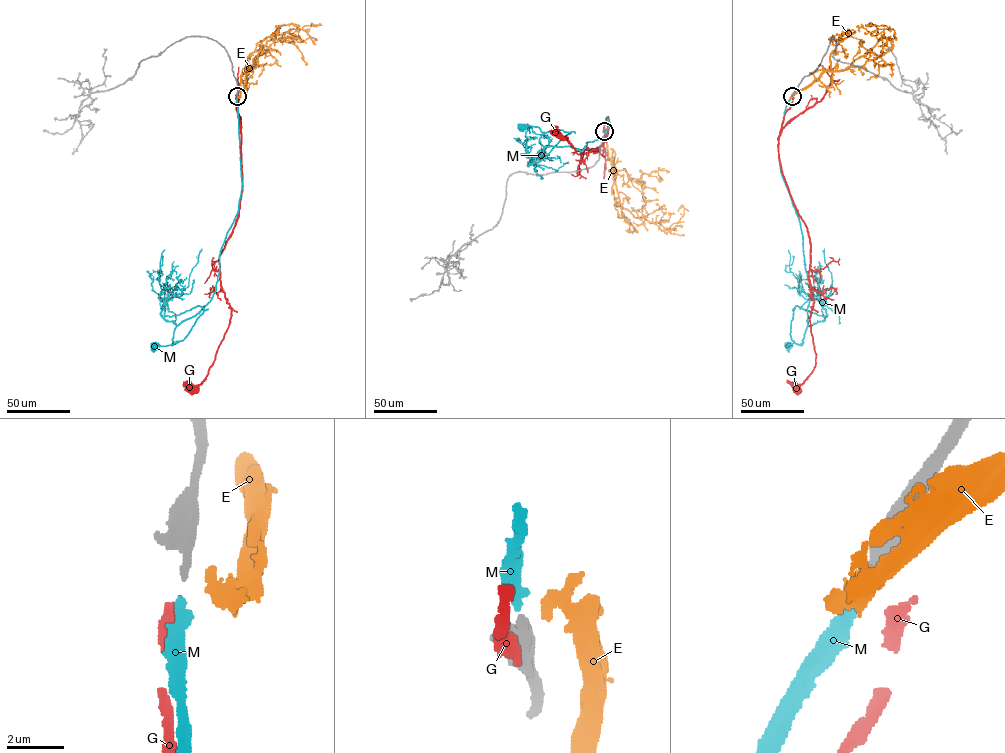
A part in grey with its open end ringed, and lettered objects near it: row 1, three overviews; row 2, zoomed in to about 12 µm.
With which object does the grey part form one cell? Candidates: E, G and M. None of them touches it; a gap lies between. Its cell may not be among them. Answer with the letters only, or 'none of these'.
M

